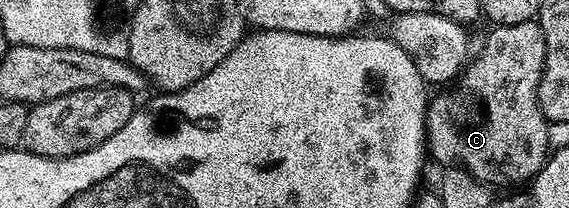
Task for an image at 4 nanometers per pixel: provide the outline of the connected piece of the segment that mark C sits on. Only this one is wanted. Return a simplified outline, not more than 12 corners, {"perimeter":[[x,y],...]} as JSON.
{"perimeter":[[536,19],[490,27],[427,148],[486,186],[551,155]]}

